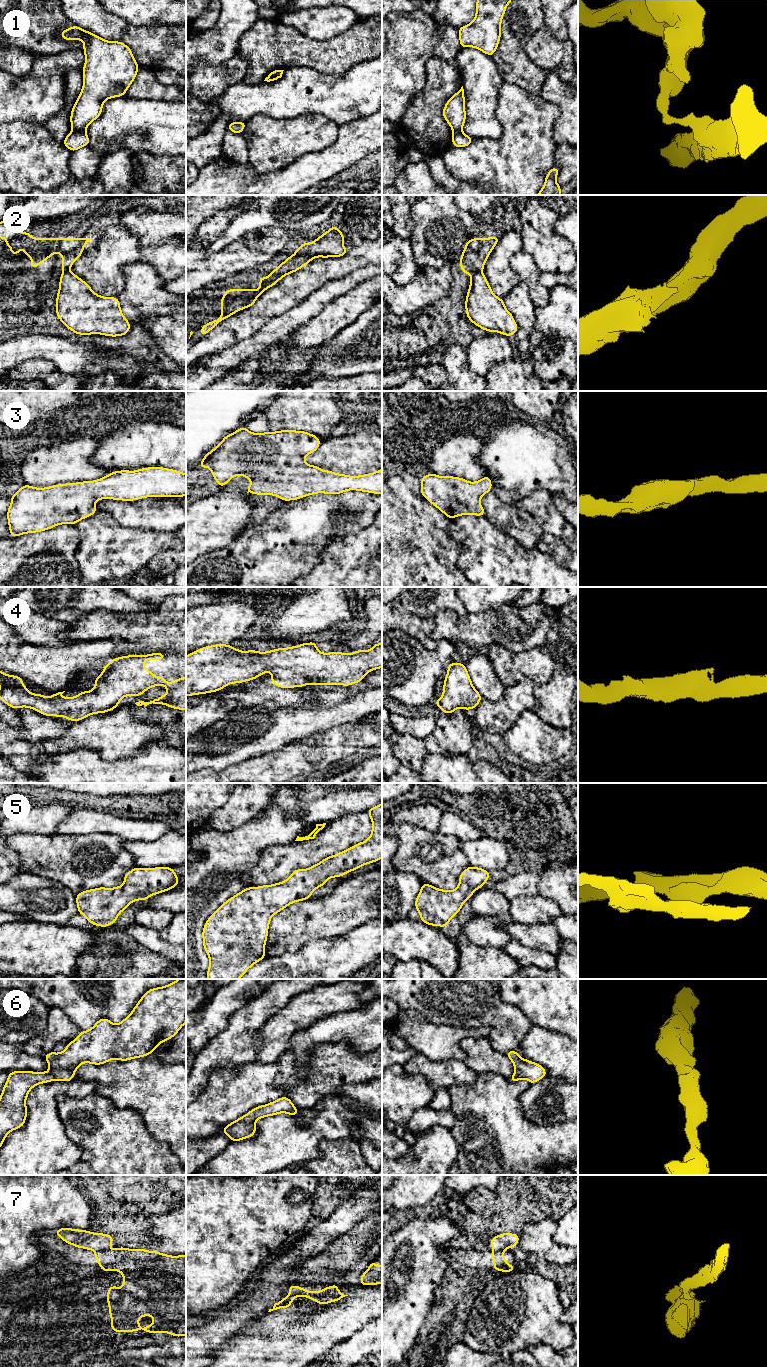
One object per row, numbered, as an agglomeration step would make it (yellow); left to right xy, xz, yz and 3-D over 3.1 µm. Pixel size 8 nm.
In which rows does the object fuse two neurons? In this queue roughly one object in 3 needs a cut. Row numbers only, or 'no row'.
1, 2, 7

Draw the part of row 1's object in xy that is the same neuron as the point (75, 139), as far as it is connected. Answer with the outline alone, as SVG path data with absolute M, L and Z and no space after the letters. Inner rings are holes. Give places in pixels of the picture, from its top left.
M72 130L62 142L71 152L84 146L89 146L89 137L86 131Z

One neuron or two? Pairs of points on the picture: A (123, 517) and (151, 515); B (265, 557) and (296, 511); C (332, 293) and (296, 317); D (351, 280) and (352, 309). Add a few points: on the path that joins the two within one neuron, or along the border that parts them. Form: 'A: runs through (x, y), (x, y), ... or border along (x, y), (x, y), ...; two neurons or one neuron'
A: runs through (130, 515), (144, 515); one neuron
B: runs through (276, 546), (296, 526), (296, 522); one neuron
C: runs through (323, 296), (305, 311); one neuron
D: border along (371, 277), (359, 282), (347, 292), (331, 301); two neurons

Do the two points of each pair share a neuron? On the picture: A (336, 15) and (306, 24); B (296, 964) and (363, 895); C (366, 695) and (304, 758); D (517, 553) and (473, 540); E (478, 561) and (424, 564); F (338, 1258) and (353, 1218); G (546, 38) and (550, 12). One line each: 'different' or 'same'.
A: same
B: different
C: different
D: same
E: different
F: different
G: different

